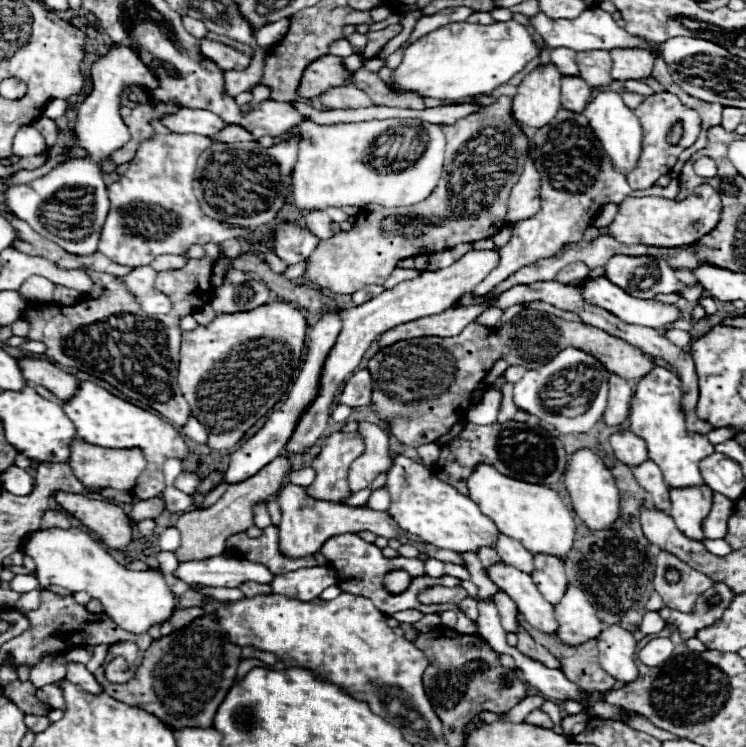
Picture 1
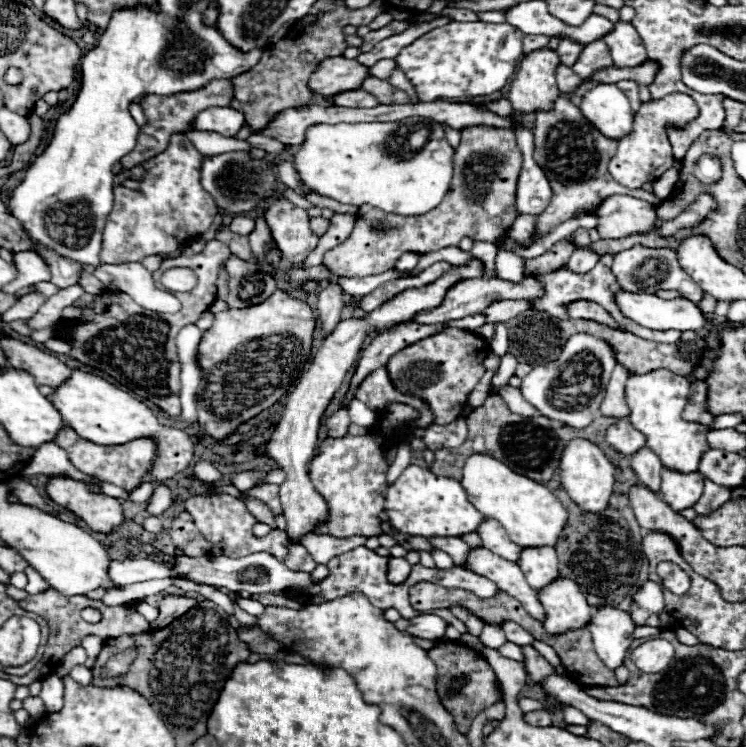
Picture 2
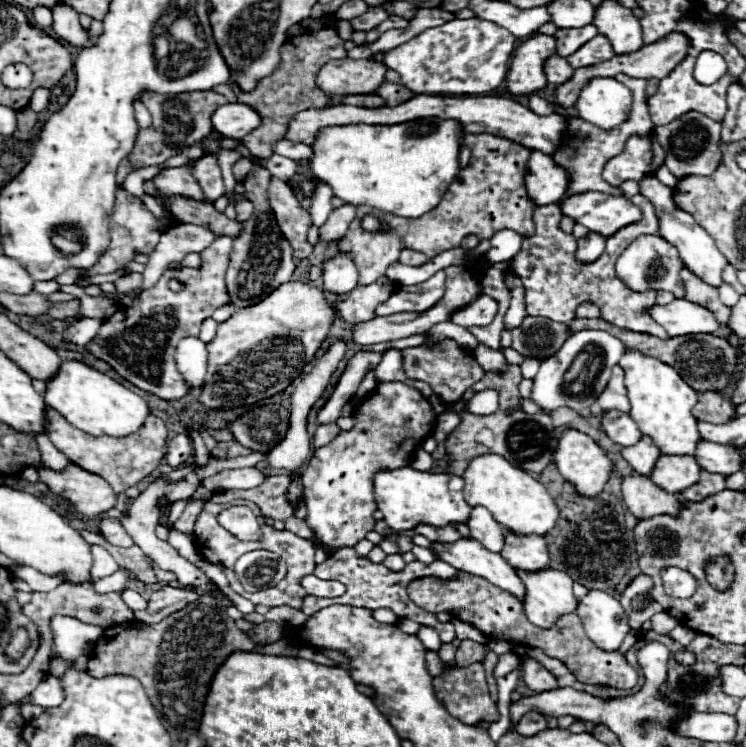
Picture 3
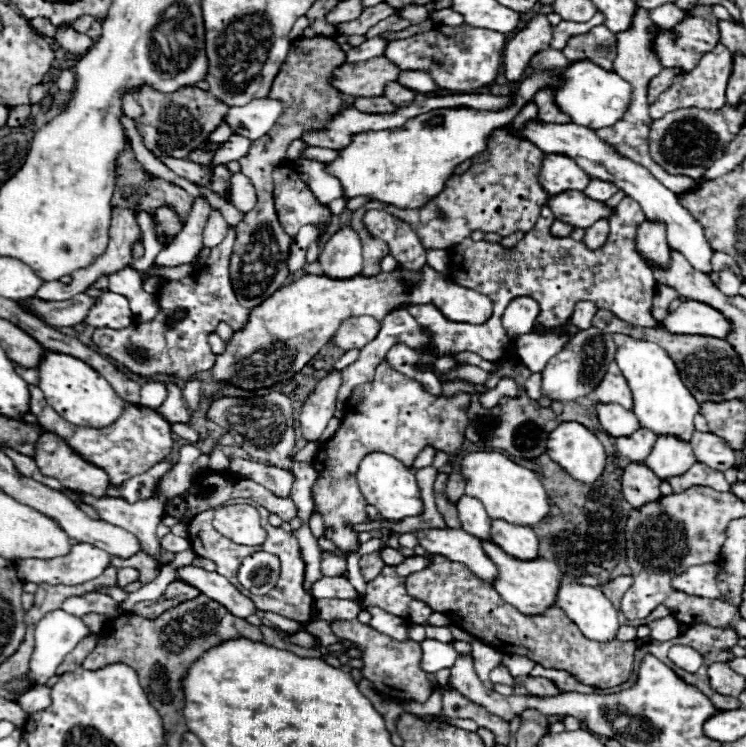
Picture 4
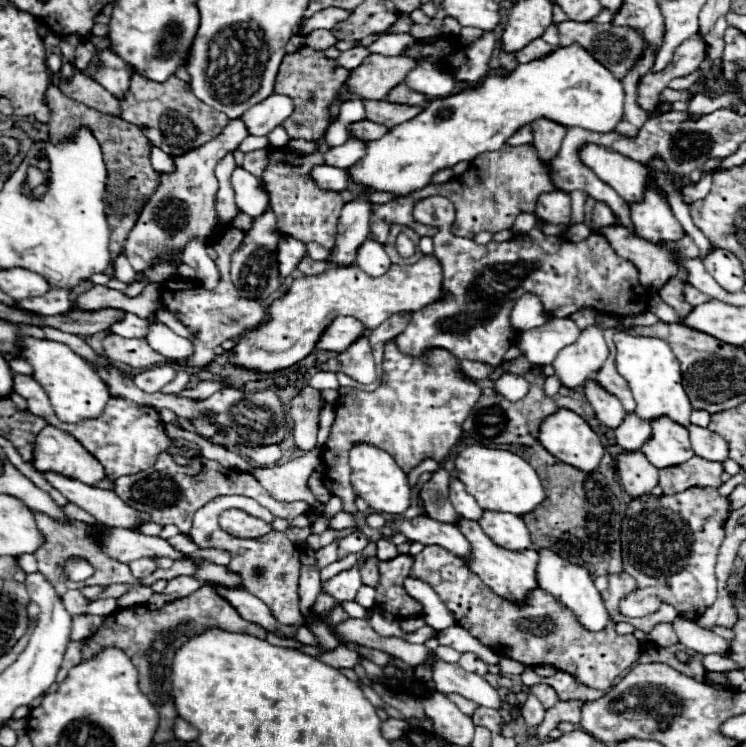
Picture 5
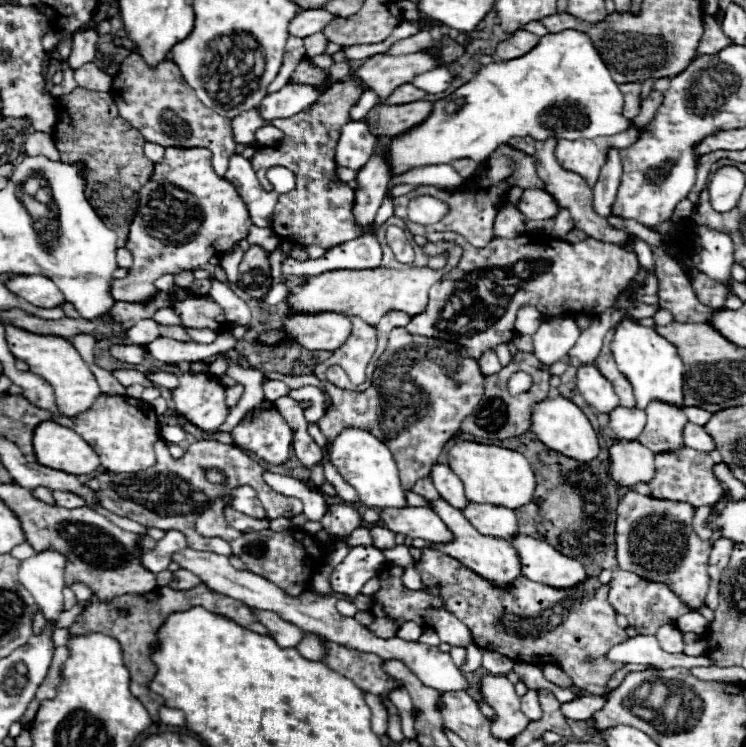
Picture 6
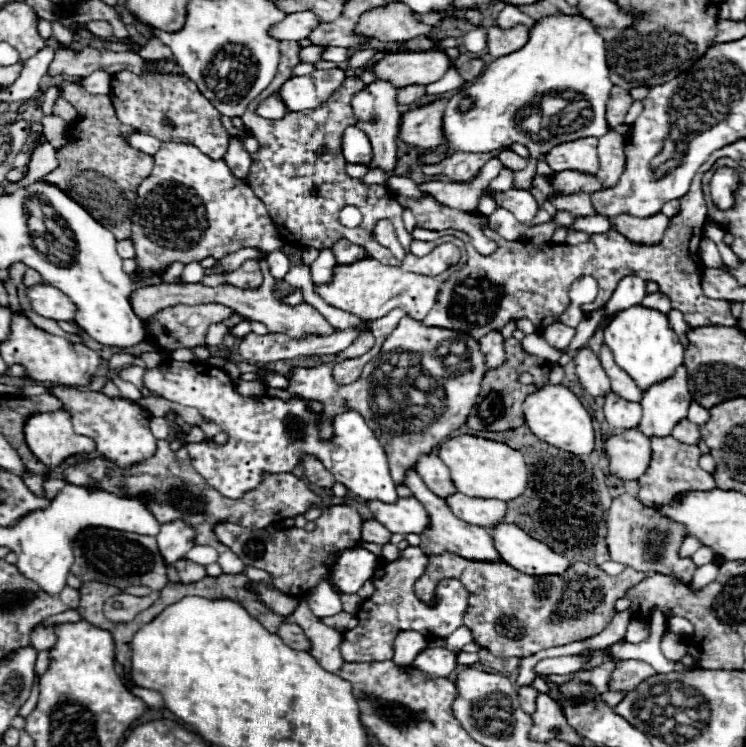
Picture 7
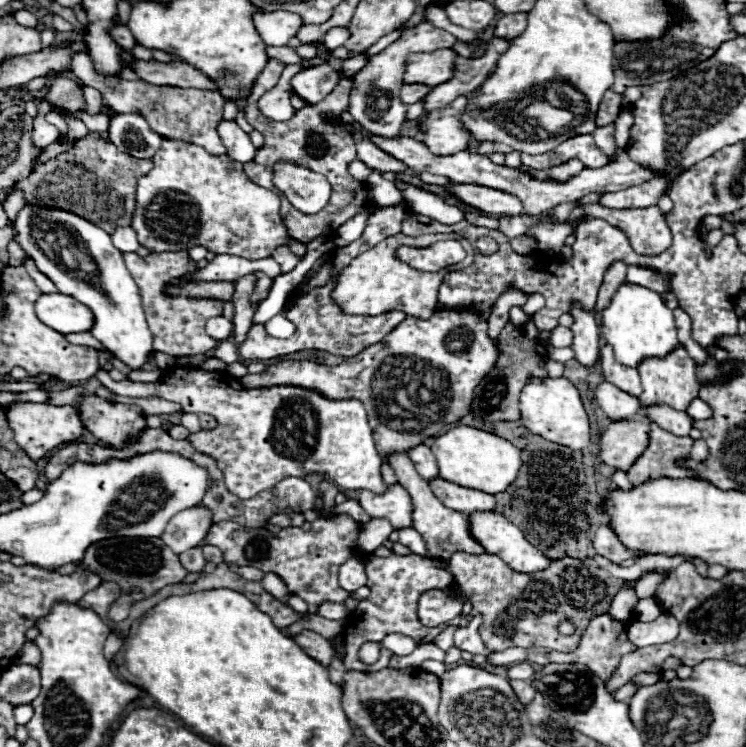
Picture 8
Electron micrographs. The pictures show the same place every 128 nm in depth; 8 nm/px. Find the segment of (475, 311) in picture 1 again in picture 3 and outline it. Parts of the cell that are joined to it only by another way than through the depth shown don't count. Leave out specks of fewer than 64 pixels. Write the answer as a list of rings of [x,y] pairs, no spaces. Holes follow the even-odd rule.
[[[358,352],[354,358],[350,358],[346,370],[340,376],[340,382],[336,384],[330,400],[326,406],[318,412],[318,422],[328,424],[334,422],[340,416],[340,410],[350,402],[354,392],[358,390],[360,382],[368,374],[370,368],[376,368],[382,360],[384,352]]]

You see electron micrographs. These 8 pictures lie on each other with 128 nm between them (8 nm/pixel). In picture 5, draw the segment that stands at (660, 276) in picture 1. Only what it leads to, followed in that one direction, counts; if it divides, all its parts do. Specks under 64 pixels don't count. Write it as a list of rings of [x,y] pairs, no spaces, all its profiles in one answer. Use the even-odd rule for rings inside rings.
[[[650,190],[642,204],[630,204],[630,210],[638,236],[652,244],[662,240],[678,240],[684,236],[684,230],[674,218],[668,202],[660,198],[656,190]]]

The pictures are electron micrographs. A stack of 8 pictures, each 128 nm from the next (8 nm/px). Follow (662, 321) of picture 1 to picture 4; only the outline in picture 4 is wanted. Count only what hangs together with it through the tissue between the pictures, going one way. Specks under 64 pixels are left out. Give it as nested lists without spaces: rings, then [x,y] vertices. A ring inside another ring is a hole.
[[[684,300],[674,312],[668,312],[662,326],[672,334],[714,336],[722,340],[730,332],[728,320],[718,310],[696,300]]]

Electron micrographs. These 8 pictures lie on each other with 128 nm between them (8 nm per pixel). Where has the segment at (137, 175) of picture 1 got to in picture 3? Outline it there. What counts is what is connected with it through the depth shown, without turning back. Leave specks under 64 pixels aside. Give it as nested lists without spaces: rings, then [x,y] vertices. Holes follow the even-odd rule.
[[[190,160],[186,166],[180,168],[164,168],[158,176],[154,176],[156,190],[166,196],[186,196],[186,198],[196,198],[198,202],[206,202],[200,184],[190,172],[194,162],[196,160]],[[124,188],[118,190],[116,194],[116,202],[114,202],[114,210],[112,210],[112,216],[110,216],[110,246],[108,250],[100,256],[98,264],[94,268],[88,270],[86,276],[82,278],[90,278],[94,274],[110,274],[110,272],[116,272],[120,268],[124,268],[128,262],[134,260],[134,254],[150,254],[156,244],[160,242],[160,236],[170,228],[170,220],[172,220],[172,226],[178,224],[178,218],[172,216],[172,212],[168,210],[168,204],[162,200],[162,198],[156,198],[156,202],[162,206],[162,218],[154,218],[154,214],[144,206],[142,200],[138,200],[136,196],[132,196],[130,192],[126,192]]]

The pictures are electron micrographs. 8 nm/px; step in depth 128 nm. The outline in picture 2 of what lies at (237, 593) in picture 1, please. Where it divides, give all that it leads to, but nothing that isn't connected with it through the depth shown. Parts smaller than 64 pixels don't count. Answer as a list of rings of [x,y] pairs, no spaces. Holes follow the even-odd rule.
[[[240,596],[237,598],[237,602],[239,606],[251,615],[259,616],[262,612],[265,611],[265,606],[260,604],[260,602],[252,600],[252,599],[244,599]]]

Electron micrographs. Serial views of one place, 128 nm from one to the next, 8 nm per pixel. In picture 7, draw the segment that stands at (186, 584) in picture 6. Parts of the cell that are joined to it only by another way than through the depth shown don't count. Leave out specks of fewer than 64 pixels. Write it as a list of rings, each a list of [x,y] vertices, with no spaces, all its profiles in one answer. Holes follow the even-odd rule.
[[[178,560],[174,566],[176,566],[176,570],[178,570],[178,576],[180,576],[180,582],[182,582],[182,584],[192,584],[192,582],[198,582],[200,578],[206,576],[204,566],[194,564],[194,562],[190,562],[190,560]]]

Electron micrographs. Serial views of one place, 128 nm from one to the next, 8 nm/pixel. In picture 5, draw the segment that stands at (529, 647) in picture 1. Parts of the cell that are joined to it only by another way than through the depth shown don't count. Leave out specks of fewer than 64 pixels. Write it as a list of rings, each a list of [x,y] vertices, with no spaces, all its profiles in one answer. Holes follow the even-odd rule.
[[[534,684],[534,686],[530,686],[530,692],[536,694],[536,698],[538,698],[545,709],[551,708],[559,701],[554,688],[548,686],[548,684]]]

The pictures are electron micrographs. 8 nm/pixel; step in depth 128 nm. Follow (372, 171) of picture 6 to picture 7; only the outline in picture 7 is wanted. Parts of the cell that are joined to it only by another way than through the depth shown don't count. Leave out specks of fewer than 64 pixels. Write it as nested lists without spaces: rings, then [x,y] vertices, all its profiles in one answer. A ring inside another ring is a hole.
[[[376,80],[352,98],[352,106],[354,106],[356,120],[358,120],[356,126],[360,126],[360,130],[364,130],[372,142],[374,158],[372,158],[372,166],[368,166],[368,168],[370,170],[380,168],[388,174],[394,172],[394,168],[396,168],[396,136],[398,136],[400,116],[402,116],[402,108],[396,102],[396,88],[388,86],[388,82]]]

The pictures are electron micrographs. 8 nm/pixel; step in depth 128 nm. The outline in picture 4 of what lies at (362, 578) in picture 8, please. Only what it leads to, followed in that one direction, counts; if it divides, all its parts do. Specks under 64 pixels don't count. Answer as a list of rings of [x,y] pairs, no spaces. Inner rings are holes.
[[[322,576],[320,580],[316,580],[312,584],[312,590],[310,594],[314,598],[352,598],[356,600],[358,594],[354,590],[354,586],[348,582],[348,578],[342,578],[342,576]],[[366,608],[370,614],[372,614],[372,628],[378,630],[380,634],[386,634],[390,638],[396,638],[396,640],[408,640],[408,624],[406,620],[402,618],[396,618],[394,614],[388,614],[380,608]]]

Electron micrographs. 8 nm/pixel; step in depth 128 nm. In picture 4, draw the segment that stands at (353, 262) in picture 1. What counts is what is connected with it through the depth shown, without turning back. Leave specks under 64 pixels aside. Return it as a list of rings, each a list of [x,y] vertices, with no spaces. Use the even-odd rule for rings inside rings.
[[[496,130],[492,132],[492,138],[488,138],[488,150],[472,158],[472,168],[466,170],[462,176],[452,176],[446,182],[444,192],[440,192],[420,210],[400,210],[396,206],[384,206],[380,202],[368,202],[362,208],[354,210],[350,226],[358,232],[362,242],[362,256],[364,256],[362,274],[378,276],[382,258],[390,254],[390,248],[384,240],[372,238],[364,230],[362,216],[366,210],[384,210],[404,220],[416,232],[426,250],[448,250],[450,246],[460,244],[464,238],[468,238],[474,230],[480,230],[484,234],[496,232],[500,236],[508,236],[512,232],[526,234],[528,230],[532,230],[542,206],[548,202],[548,194],[538,184],[538,174],[544,156],[546,154],[532,142],[514,138],[504,130]]]

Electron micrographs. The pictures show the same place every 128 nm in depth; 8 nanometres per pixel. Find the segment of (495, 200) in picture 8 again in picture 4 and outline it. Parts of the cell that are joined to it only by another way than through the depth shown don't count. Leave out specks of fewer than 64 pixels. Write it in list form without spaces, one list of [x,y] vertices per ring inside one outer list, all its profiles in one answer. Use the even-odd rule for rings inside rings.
[[[564,192],[548,200],[550,210],[556,220],[562,220],[574,228],[586,228],[598,222],[600,218],[610,218],[614,208],[604,202],[592,202],[584,192]]]

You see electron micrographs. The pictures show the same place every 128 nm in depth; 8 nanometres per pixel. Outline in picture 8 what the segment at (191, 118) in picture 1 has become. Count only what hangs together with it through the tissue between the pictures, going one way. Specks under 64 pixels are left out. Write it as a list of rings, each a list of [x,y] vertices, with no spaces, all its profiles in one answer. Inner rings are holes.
[[[322,64],[298,72],[292,78],[290,86],[296,96],[300,96],[309,104],[317,104],[336,88],[338,80],[340,80],[340,72],[328,64]]]

